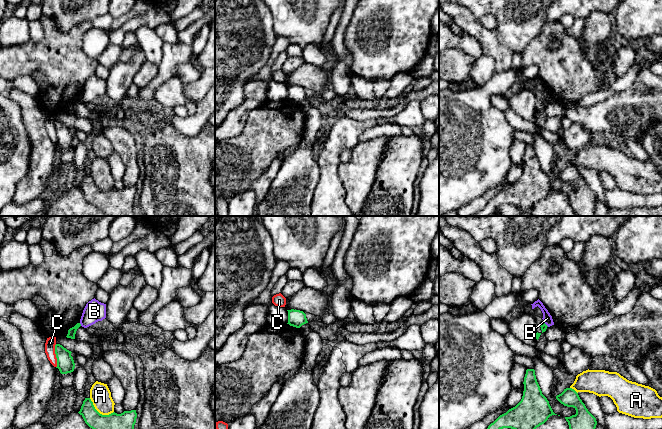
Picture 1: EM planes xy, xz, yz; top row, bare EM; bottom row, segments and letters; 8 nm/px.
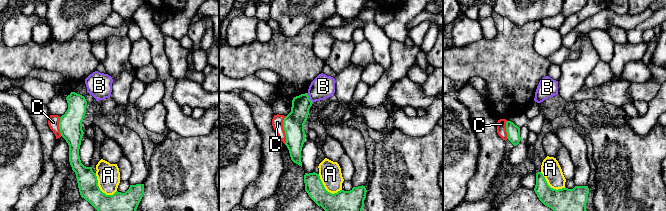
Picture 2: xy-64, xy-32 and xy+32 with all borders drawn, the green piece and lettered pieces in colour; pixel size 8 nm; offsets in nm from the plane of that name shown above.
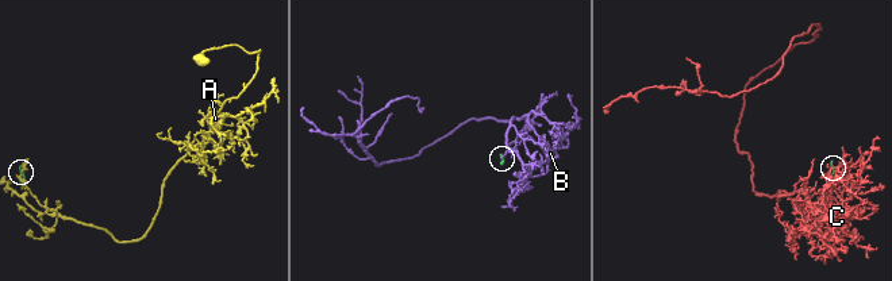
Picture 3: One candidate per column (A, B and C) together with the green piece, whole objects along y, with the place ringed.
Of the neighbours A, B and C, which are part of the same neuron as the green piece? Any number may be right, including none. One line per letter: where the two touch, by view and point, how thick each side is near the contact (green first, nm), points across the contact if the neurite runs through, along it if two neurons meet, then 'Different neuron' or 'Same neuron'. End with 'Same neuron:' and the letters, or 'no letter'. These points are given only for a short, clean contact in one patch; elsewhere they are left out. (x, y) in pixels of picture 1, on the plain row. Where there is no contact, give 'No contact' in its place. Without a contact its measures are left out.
A: Touches green at xy (98, 188). Thickness 260 nm (green) against 170 nm. Different neuron
B: Touches green at xy (80, 100). Thickness 60 nm (green) against 170 nm. Boundary: xy (79, 99), (81, 101). Different neuron
C: Touches green at xy (56, 132). Thickness 140 nm (green) against 80 nm. Boundary: xy (55, 120), (56, 143). Different neuron
Same neuron: no letter

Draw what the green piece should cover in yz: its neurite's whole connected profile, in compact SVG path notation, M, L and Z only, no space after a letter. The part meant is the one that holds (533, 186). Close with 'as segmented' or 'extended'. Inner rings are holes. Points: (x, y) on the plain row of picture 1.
M534 145L526 146L523 160L524 167L521 177L500 191L482 210L471 216L492 216L503 204L519 207L521 215L527 216L534 206L544 200L550 192L557 191L542 170Z; as segmented

